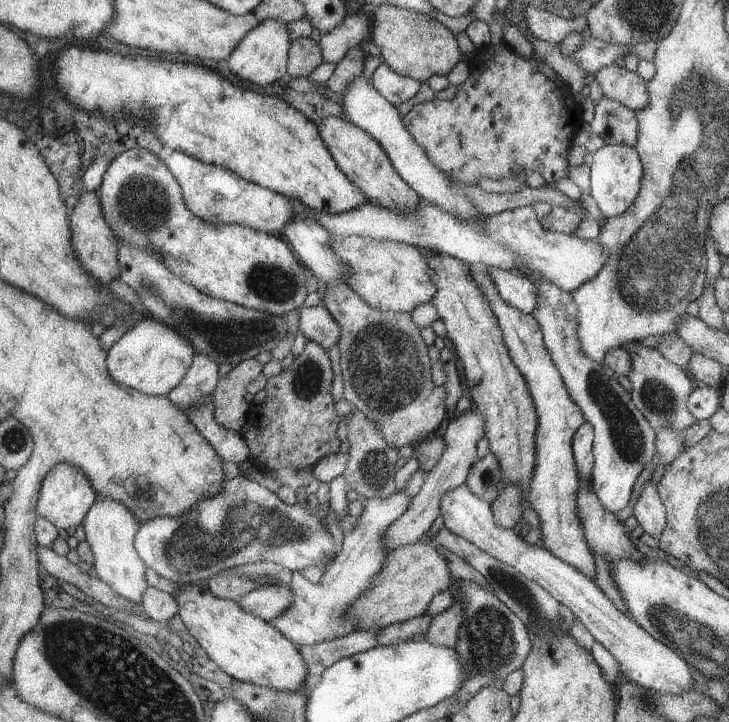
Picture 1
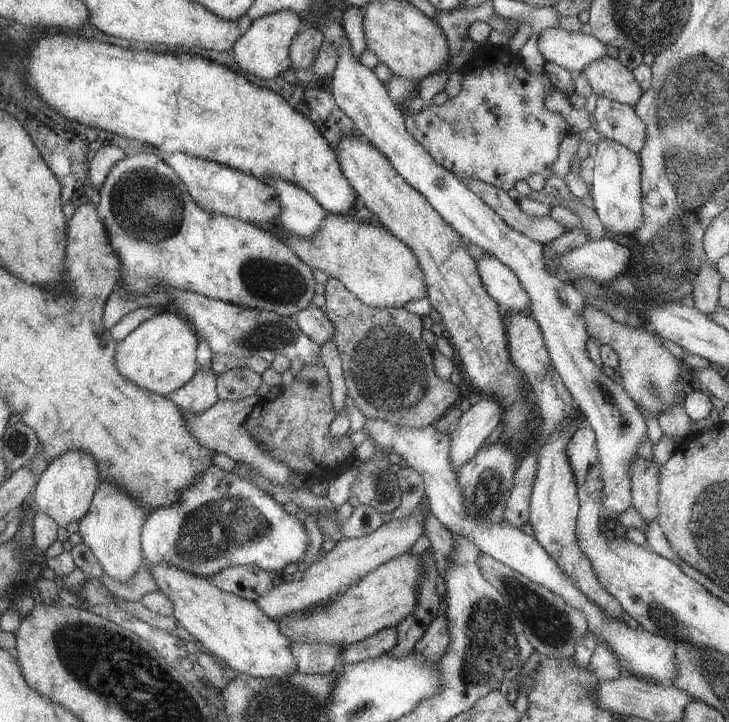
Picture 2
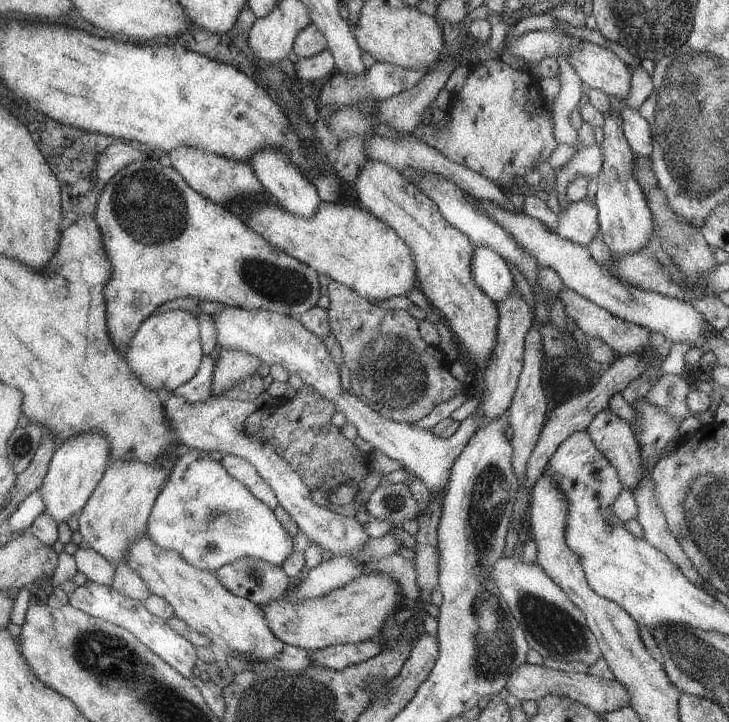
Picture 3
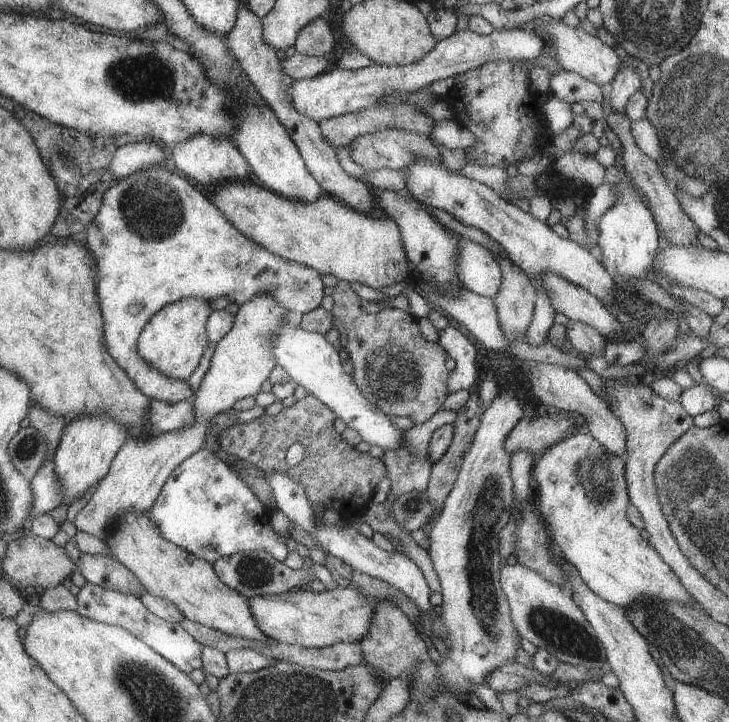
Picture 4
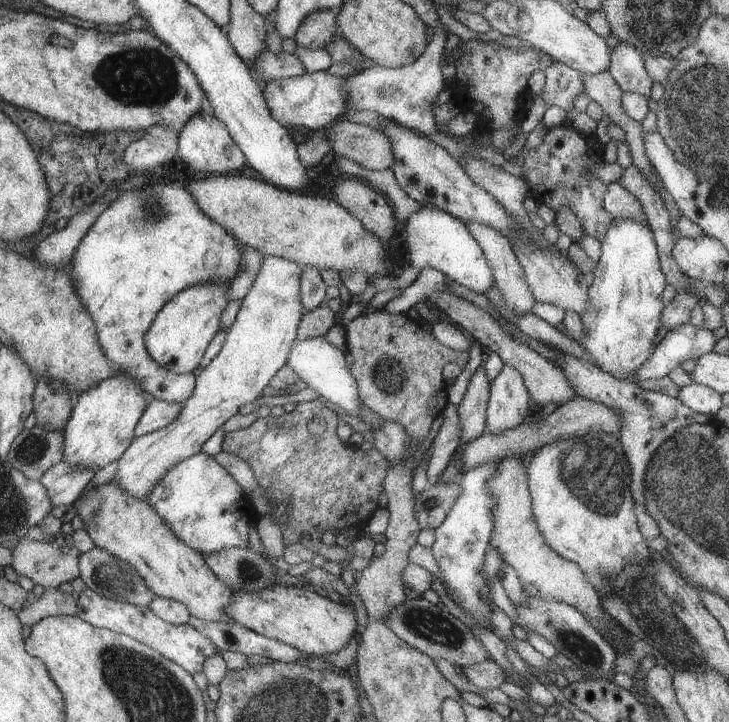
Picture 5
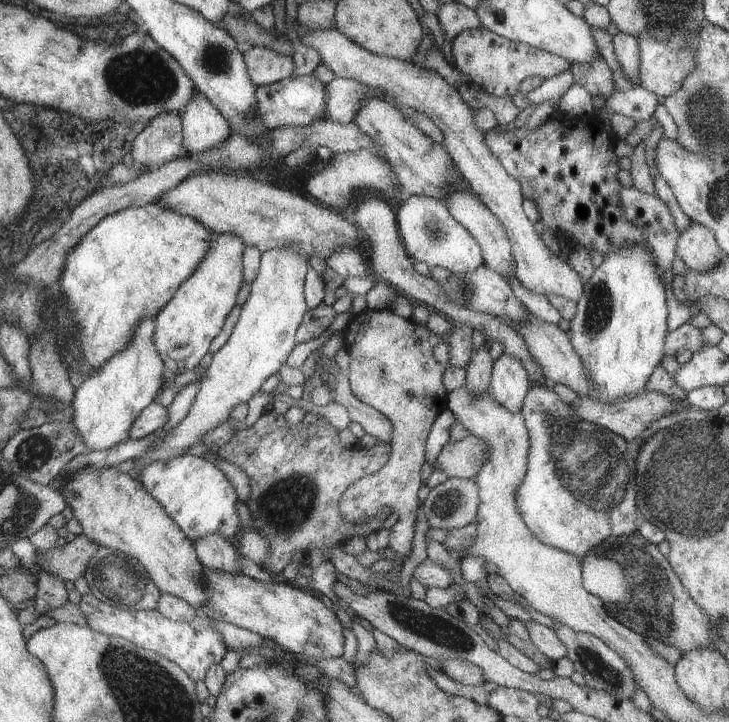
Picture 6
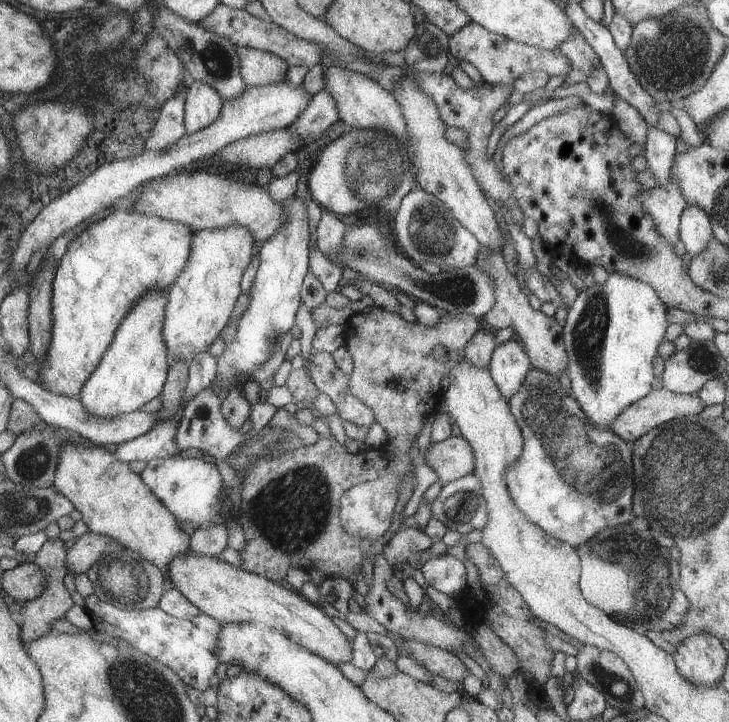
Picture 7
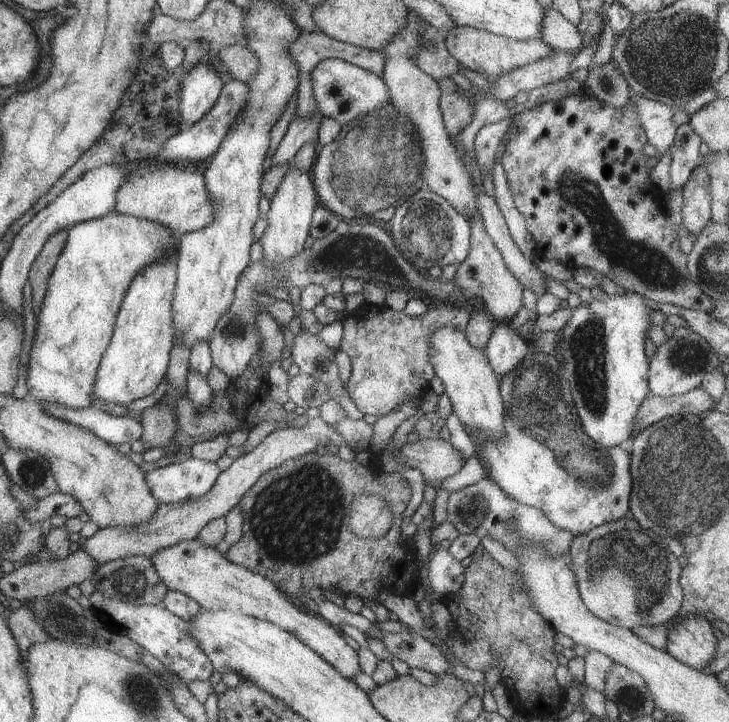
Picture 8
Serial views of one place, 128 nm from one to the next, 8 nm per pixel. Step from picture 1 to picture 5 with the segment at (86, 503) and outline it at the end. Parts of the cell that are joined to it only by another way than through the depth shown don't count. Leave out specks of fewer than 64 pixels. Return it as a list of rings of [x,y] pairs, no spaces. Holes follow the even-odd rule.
[[[119,372],[112,378],[103,380],[97,387],[85,390],[81,395],[73,397],[72,412],[66,425],[61,430],[63,434],[62,461],[73,467],[101,469],[108,463],[117,461],[135,437],[138,419],[149,402],[149,396],[124,372]]]

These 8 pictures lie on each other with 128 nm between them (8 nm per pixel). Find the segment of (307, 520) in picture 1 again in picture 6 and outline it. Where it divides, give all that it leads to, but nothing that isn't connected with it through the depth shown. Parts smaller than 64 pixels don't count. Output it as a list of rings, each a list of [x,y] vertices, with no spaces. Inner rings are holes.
[[[191,454],[155,460],[141,470],[137,479],[192,542],[207,534],[219,534],[232,541],[243,531],[235,510],[235,490],[209,460]]]

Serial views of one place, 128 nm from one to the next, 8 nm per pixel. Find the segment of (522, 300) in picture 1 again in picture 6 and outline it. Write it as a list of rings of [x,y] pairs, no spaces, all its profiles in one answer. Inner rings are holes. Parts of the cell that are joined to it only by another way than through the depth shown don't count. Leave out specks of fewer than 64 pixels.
[[[404,195],[395,218],[404,250],[413,262],[447,268],[450,274],[471,272],[483,263],[477,241],[449,214],[445,203],[429,196]]]

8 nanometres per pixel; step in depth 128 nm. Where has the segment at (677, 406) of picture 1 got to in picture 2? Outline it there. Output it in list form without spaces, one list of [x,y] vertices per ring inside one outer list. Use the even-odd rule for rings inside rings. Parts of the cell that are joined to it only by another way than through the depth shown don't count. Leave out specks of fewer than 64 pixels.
[[[583,304],[583,322],[589,338],[595,338],[600,344],[610,346],[619,359],[617,372],[621,377],[621,388],[627,392],[631,400],[649,412],[651,416],[663,412],[671,404],[681,400],[681,390],[679,390],[680,369],[682,362],[675,359],[669,350],[663,346],[663,341],[652,331],[647,331],[642,326],[627,326],[611,320],[605,316],[601,310],[597,310],[591,304]]]

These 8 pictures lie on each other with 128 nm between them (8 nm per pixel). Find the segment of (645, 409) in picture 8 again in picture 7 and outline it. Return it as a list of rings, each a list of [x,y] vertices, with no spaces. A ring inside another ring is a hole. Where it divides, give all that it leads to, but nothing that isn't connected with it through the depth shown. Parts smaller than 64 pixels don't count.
[[[654,386],[646,396],[627,406],[616,419],[610,422],[608,428],[610,432],[619,436],[625,443],[633,443],[641,436],[644,436],[650,429],[672,419],[681,419],[688,415],[699,415],[703,408],[695,393],[693,395],[681,395],[680,393],[671,393],[666,389],[655,388]]]

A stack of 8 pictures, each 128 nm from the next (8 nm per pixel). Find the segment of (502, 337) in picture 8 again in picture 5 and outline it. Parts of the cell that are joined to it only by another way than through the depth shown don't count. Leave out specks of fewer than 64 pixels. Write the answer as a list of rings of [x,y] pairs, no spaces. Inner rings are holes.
[[[505,365],[491,382],[486,407],[486,433],[497,435],[523,422],[529,411],[529,396],[521,376]]]

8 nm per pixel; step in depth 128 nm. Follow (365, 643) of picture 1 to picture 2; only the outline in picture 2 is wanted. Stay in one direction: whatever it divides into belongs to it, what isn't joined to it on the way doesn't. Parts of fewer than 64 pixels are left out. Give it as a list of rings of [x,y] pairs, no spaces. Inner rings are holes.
[[[290,643],[295,670],[307,675],[334,673],[339,665],[341,647],[337,644]]]

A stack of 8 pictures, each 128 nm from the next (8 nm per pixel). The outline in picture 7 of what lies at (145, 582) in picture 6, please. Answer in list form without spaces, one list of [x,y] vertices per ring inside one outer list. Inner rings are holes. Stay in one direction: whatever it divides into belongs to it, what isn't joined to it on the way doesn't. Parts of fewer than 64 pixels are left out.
[[[124,548],[101,556],[86,574],[93,587],[93,595],[100,602],[119,609],[143,611],[156,608],[161,596],[172,588],[172,584],[164,580],[161,572],[152,563],[146,562],[139,554]]]

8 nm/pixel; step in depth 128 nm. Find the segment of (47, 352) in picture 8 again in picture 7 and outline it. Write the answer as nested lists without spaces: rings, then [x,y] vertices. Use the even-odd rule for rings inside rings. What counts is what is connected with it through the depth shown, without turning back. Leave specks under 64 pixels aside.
[[[117,210],[92,223],[73,240],[56,266],[52,281],[52,328],[49,349],[37,382],[51,393],[77,398],[114,338],[117,326],[138,299],[150,291],[169,291],[182,272],[192,244],[191,228],[176,221]]]

